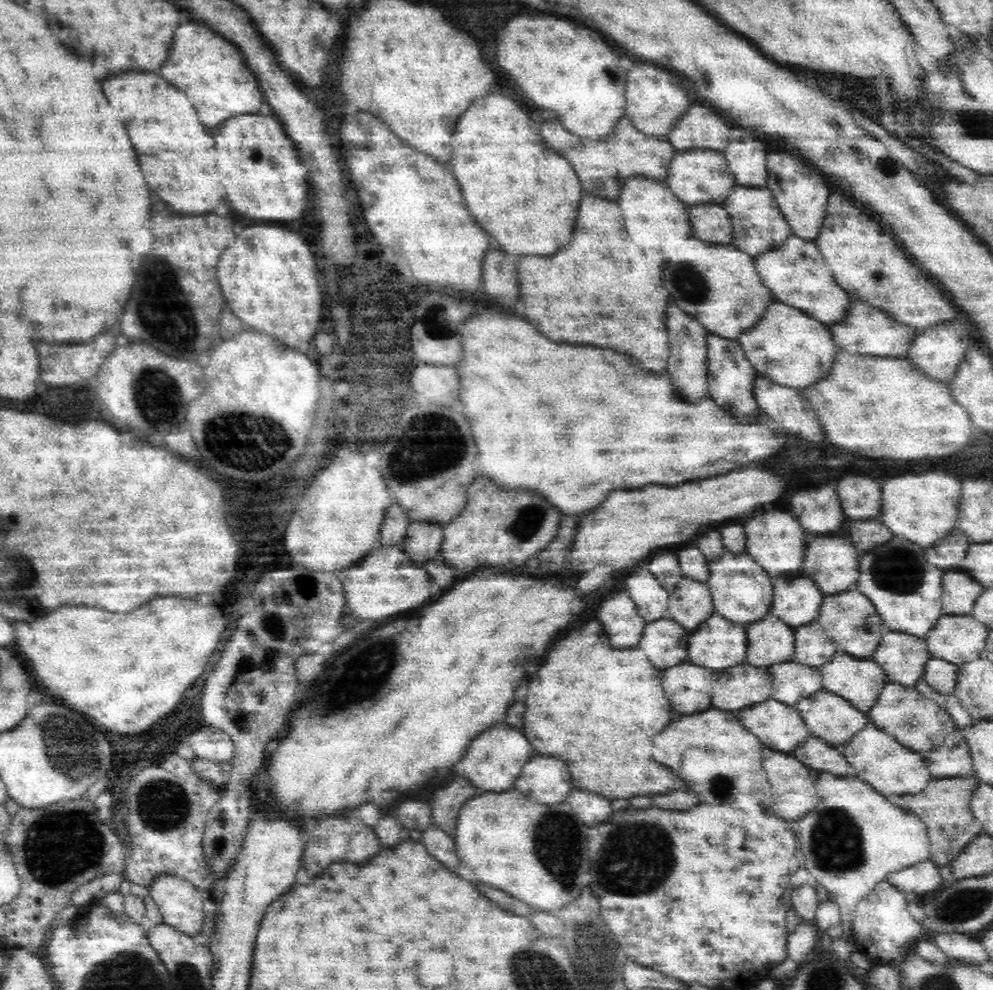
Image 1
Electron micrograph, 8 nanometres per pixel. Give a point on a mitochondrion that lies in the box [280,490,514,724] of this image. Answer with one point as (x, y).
(377, 668)

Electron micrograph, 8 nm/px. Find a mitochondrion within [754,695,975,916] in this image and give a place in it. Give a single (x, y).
(835, 846)

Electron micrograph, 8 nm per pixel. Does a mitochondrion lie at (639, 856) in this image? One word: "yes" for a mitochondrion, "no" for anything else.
yes

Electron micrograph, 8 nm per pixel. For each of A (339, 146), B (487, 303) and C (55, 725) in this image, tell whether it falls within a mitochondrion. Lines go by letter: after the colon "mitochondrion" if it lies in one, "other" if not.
A: other
B: other
C: mitochondrion

